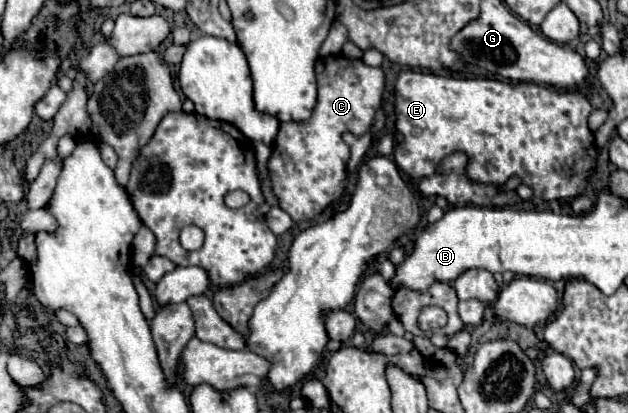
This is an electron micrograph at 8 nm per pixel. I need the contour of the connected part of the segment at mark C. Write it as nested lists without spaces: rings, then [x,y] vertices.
[[[344,55],[320,57],[316,61],[316,79],[318,103],[312,117],[304,123],[280,123],[268,163],[280,207],[294,223],[320,215],[344,193],[344,169],[350,159],[350,147],[344,143],[342,133],[366,133],[374,123],[374,113],[380,107],[384,91],[384,73],[380,67],[368,67],[360,59],[348,59]]]

